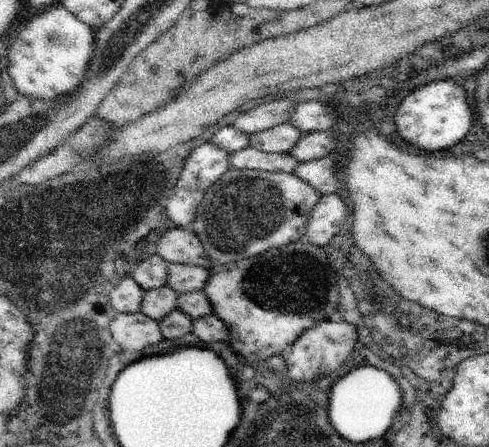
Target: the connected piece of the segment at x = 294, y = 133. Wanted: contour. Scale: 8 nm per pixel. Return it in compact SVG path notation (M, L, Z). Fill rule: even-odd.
M287 121L285 124L252 135L249 146L268 153L290 153L307 134Z

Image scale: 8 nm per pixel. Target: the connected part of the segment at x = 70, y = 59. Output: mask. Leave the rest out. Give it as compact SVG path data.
M61 2L52 4L40 14L35 14L15 36L7 51L8 72L18 89L19 96L42 101L56 101L63 95L74 93L87 77L95 49L97 30L72 14Z

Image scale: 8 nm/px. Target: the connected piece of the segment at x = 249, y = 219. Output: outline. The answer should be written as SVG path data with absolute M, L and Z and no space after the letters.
M231 169L204 194L196 218L190 228L198 236L212 261L213 269L254 257L274 248L301 241L305 236L310 216L321 194L295 173L269 172L253 169Z

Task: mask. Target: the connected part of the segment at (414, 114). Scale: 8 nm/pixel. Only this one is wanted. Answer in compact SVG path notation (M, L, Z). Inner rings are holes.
M440 80L430 82L410 91L396 107L394 126L402 140L412 146L420 144L420 150L436 152L448 150L458 144L472 126L472 110L466 102L466 90L461 80Z

